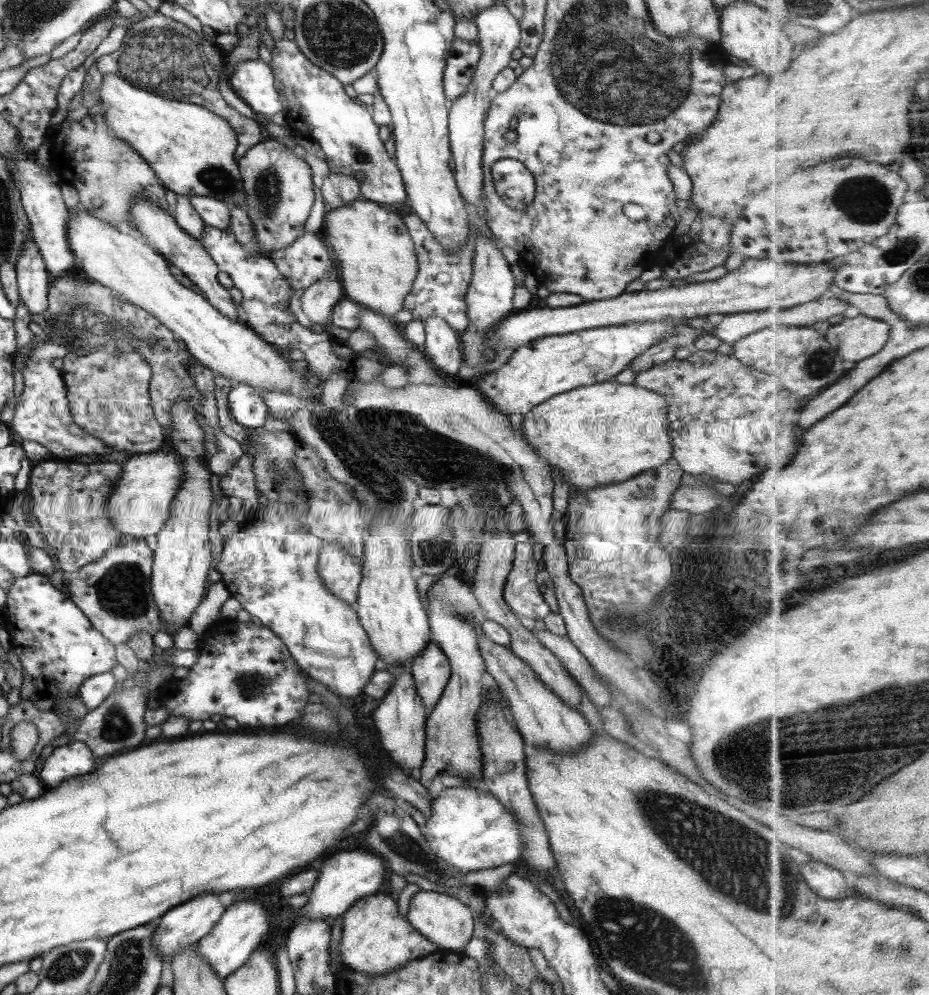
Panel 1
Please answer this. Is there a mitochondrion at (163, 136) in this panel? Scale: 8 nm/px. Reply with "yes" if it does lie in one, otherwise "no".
no

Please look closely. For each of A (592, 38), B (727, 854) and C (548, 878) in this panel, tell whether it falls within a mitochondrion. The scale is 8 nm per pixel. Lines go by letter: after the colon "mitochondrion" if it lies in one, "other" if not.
A: mitochondrion
B: mitochondrion
C: other

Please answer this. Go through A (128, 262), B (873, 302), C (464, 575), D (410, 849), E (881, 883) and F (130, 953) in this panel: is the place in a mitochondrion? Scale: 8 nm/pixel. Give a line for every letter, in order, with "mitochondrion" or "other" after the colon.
A: other
B: other
C: mitochondrion
D: mitochondrion
E: other
F: mitochondrion

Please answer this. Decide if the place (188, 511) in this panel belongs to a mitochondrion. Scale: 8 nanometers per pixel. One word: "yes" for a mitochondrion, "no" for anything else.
no

